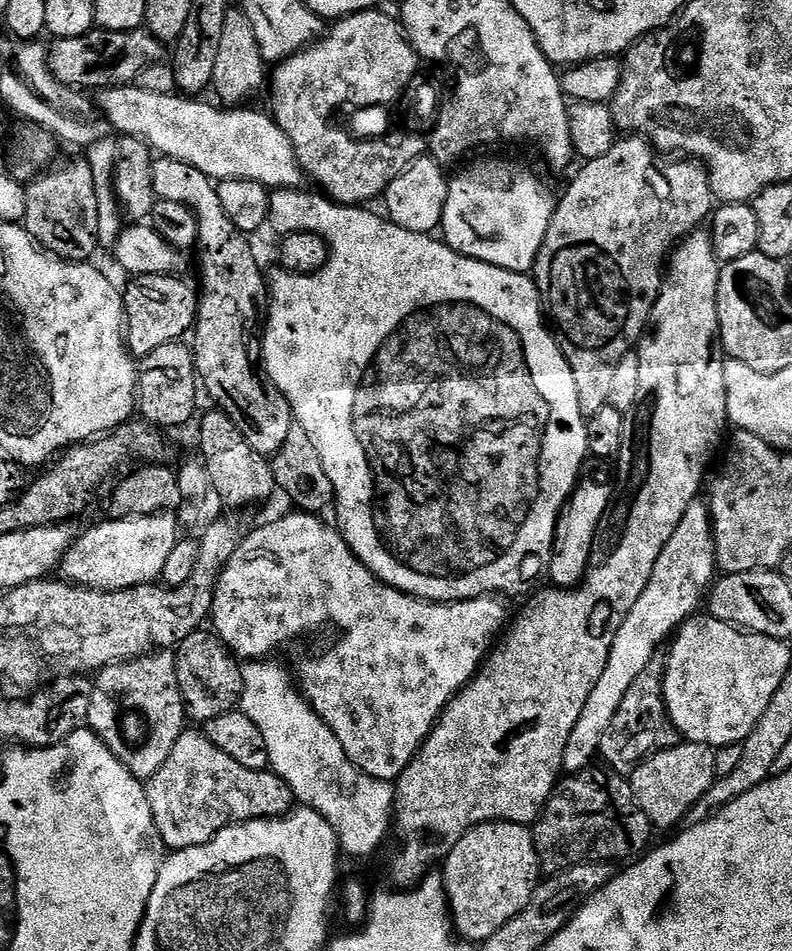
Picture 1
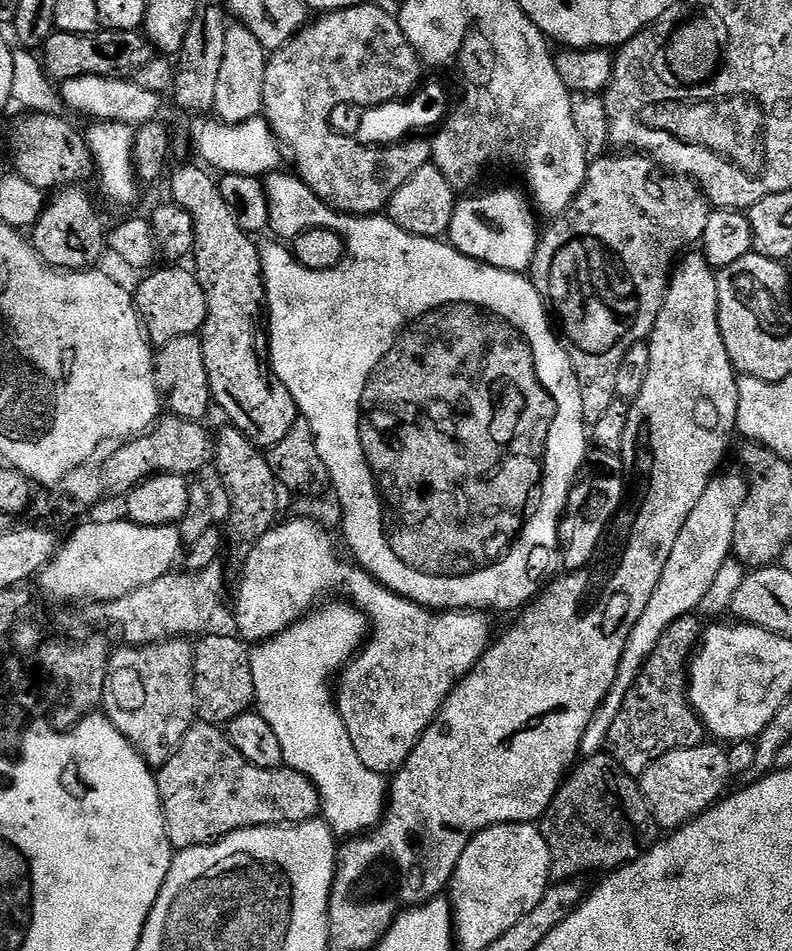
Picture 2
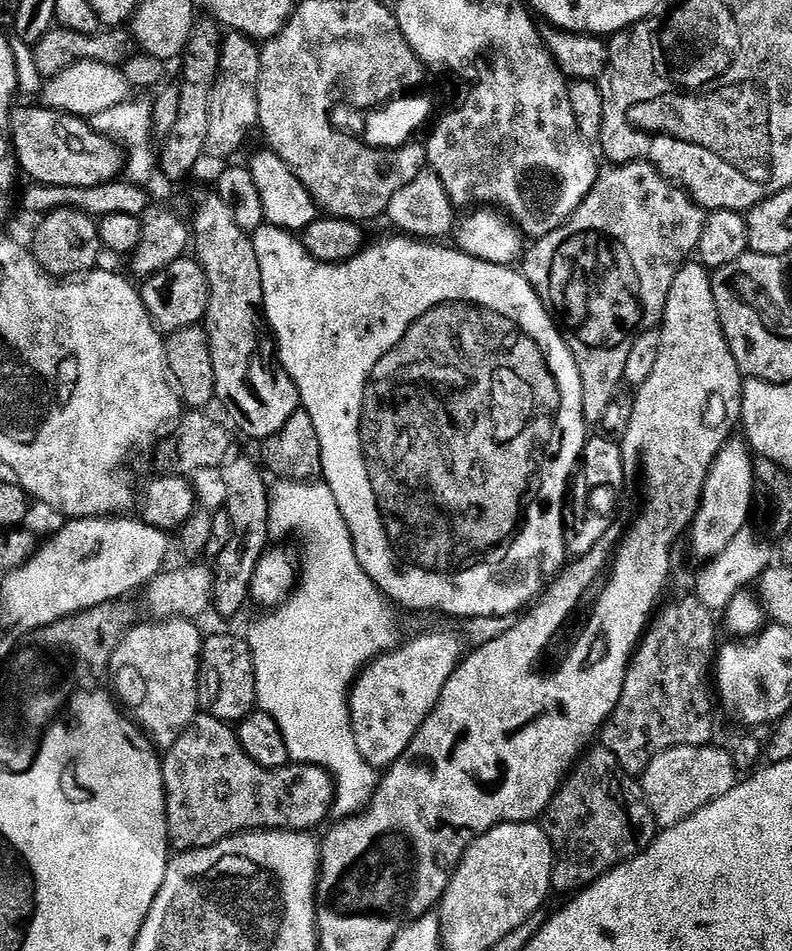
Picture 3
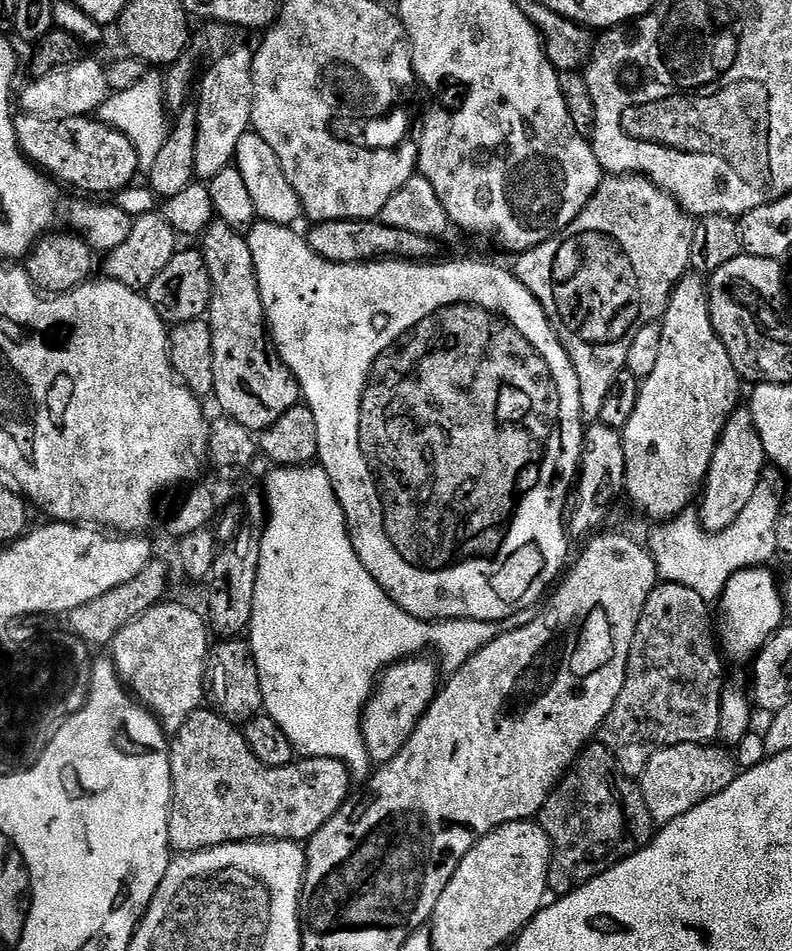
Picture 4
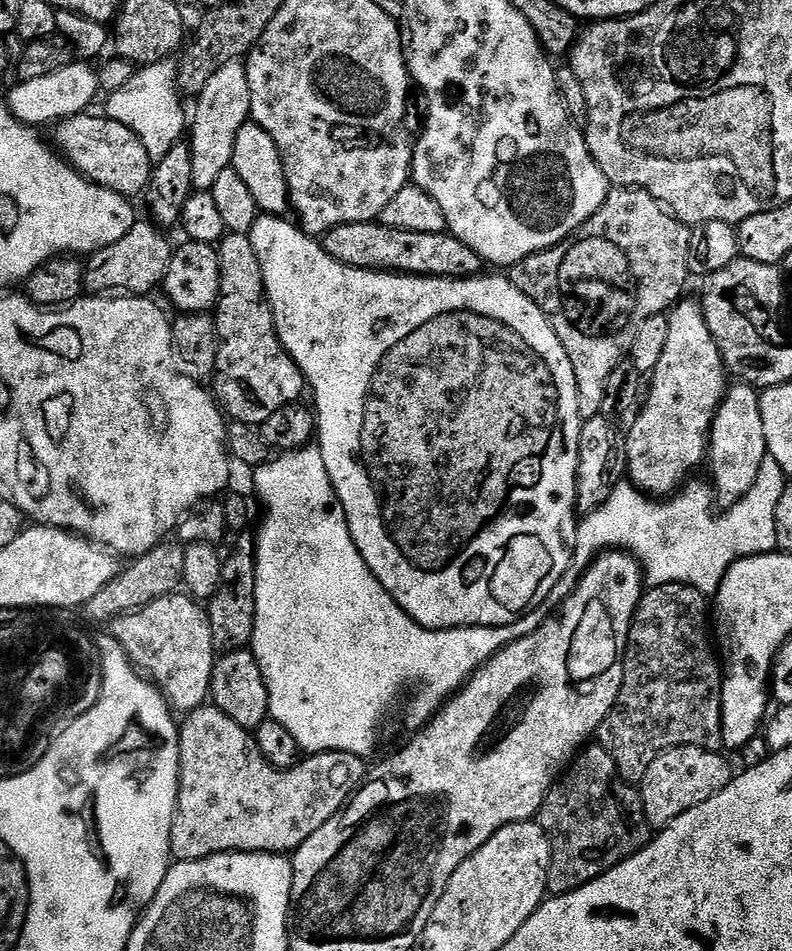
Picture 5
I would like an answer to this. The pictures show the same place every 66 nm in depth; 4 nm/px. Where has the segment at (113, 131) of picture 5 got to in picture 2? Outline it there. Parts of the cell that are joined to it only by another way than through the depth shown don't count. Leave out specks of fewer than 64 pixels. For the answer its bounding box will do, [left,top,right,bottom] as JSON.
[10,112,94,192]

